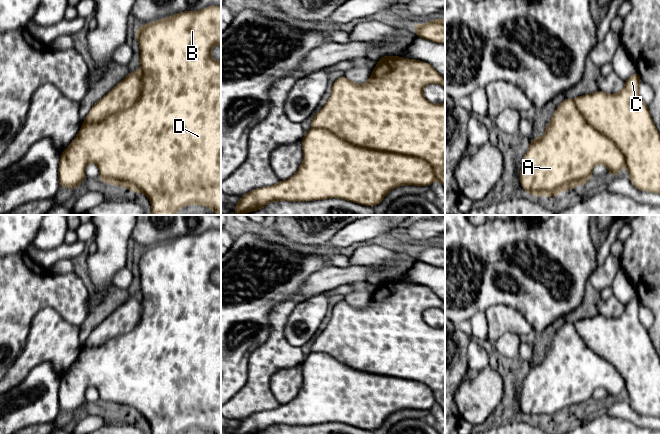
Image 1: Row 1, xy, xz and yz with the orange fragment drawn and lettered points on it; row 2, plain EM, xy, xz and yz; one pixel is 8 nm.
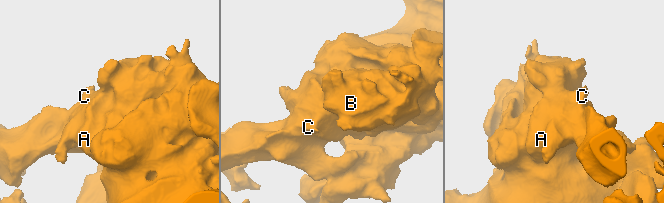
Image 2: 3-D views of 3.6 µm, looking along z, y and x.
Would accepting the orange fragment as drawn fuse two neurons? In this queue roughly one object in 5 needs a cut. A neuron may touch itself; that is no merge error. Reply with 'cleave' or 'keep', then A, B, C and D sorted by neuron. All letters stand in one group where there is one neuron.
cleave; groups A B D / C

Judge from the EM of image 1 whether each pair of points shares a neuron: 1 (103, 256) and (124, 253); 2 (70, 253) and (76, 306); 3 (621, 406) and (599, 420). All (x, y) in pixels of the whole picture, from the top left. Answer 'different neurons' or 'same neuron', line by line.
1: same neuron
2: different neurons
3: different neurons

